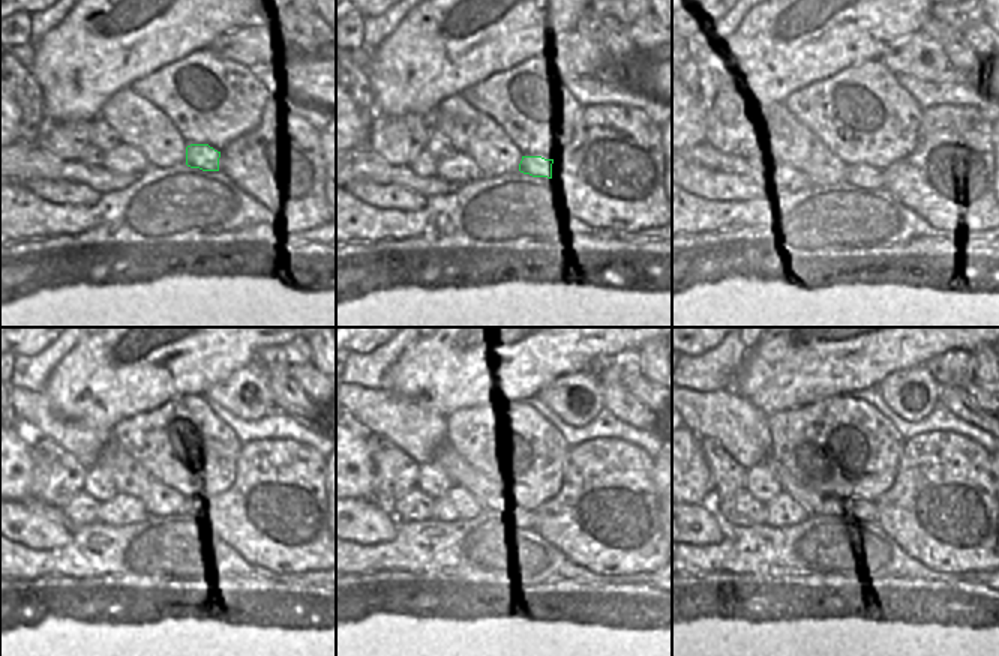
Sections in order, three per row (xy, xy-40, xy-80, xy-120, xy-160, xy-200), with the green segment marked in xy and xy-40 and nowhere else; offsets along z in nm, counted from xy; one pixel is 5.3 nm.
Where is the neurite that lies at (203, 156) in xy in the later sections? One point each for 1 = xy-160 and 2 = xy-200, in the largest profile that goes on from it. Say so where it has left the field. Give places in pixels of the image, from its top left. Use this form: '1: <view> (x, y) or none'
1: xy-160 (519, 506)
2: xy-200 (852, 506)

